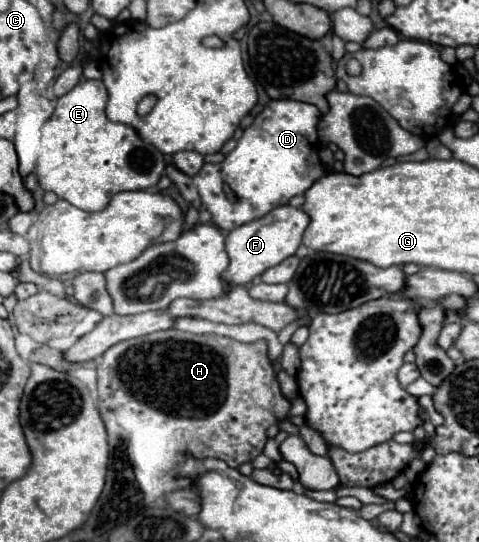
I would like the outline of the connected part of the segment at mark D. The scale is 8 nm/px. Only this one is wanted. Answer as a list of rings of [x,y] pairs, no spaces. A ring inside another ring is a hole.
[[[271,100],[263,112],[253,120],[253,124],[243,132],[239,138],[237,146],[225,156],[223,162],[219,164],[205,164],[199,174],[193,178],[199,196],[205,204],[205,208],[211,212],[211,222],[221,228],[221,230],[233,230],[237,226],[243,226],[247,222],[263,218],[267,212],[273,208],[285,206],[293,196],[305,194],[315,180],[319,180],[325,170],[321,166],[321,160],[315,152],[315,136],[317,136],[317,120],[319,120],[319,110],[313,104],[299,104],[293,100]],[[223,186],[229,186],[235,194],[237,200],[229,200],[225,196]]]

